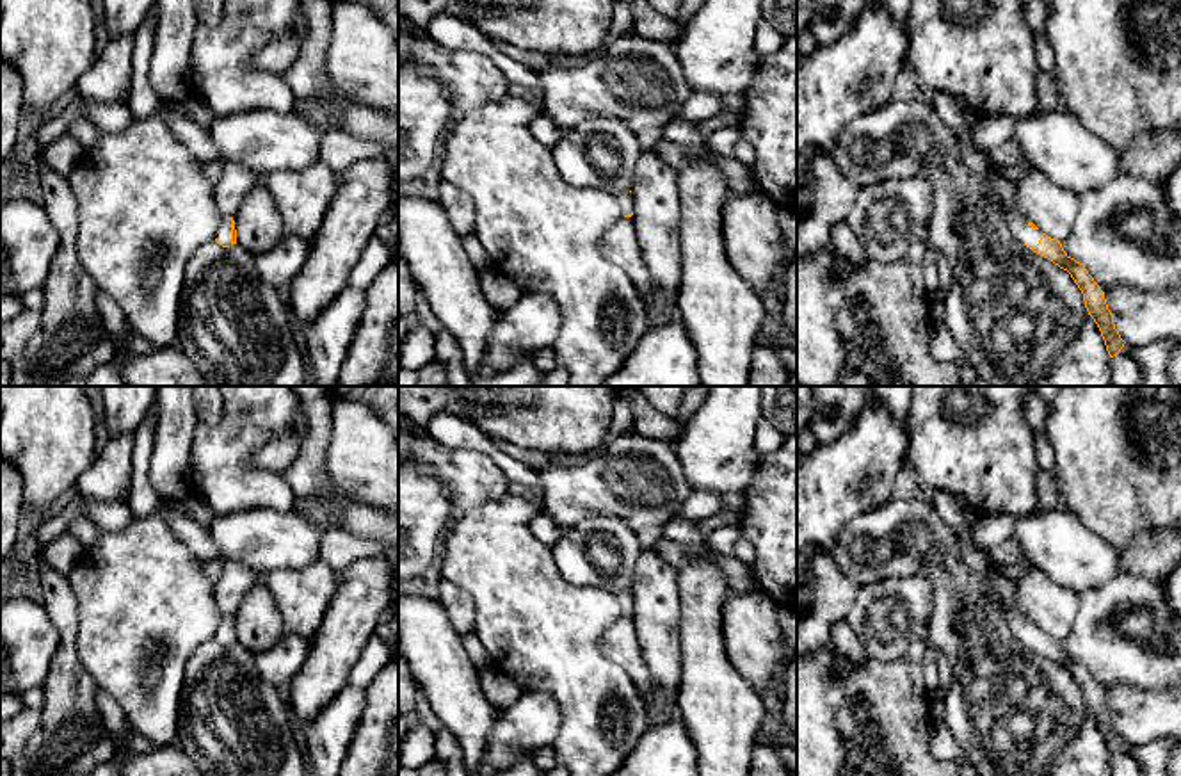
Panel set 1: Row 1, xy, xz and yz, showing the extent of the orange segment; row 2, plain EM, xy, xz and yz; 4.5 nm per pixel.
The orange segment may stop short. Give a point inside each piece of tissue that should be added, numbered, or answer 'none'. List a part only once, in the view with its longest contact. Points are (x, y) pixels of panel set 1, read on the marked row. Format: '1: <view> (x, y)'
1: xy (224, 232)

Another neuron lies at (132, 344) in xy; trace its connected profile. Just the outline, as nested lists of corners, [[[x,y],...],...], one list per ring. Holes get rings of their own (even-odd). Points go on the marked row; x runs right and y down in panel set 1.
[[[132,329],[125,335],[123,342],[116,347],[121,349],[123,356],[139,356],[139,354],[149,354],[155,351],[155,347]]]

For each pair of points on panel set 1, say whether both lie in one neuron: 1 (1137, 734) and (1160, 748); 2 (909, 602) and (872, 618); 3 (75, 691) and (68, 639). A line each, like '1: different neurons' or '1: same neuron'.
1: different neurons
2: same neuron
3: same neuron

